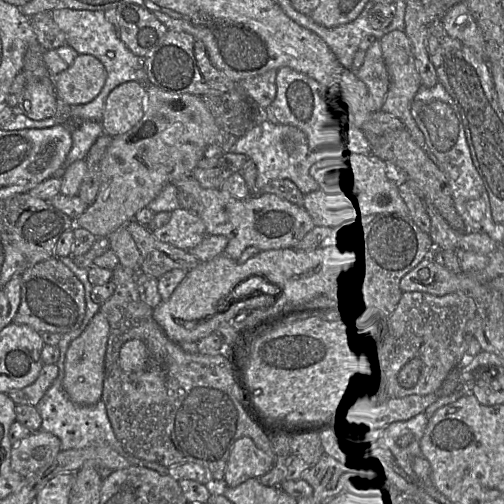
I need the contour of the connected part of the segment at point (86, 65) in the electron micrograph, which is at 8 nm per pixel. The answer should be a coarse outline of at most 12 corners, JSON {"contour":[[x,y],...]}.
{"contour":[[78,54],[54,77],[68,105],[95,99],[107,79],[103,63]]}

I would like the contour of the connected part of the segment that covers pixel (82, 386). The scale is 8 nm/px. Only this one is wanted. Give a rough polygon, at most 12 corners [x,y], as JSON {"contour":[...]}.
{"contour":[[98,312],[70,343],[62,387],[72,402],[102,399],[109,322]]}

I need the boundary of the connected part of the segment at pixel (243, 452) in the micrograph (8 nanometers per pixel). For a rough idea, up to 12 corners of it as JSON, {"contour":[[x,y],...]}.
{"contour":[[251,438],[232,448],[223,485],[259,479],[274,460]]}

